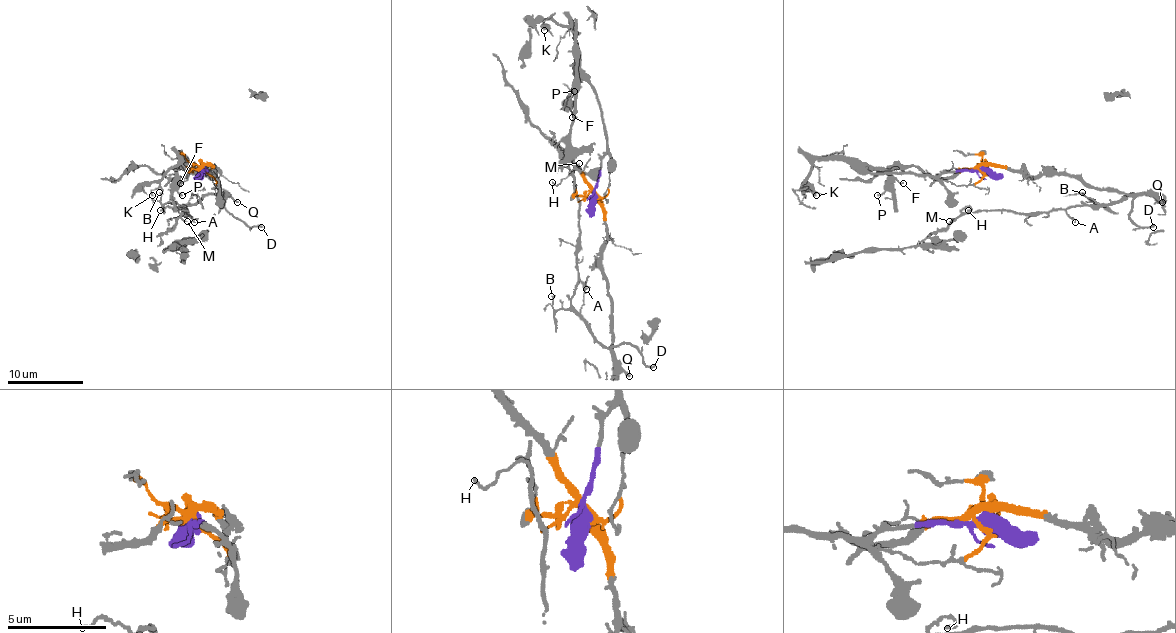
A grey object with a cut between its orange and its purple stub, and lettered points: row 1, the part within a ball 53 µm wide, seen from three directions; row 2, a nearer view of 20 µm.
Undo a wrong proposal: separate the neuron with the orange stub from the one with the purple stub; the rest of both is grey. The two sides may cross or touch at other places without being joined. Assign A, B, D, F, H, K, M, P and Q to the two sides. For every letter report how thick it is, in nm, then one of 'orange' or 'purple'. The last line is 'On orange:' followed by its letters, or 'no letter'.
A: 120 nm | orange
B: 150 nm | orange
D: 240 nm | orange
F: 130 nm | purple
H: 130 nm | orange
K: 160 nm | purple
M: 150 nm | orange
P: 140 nm | purple
Q: 220 nm | orange
On orange: A, B, D, H, M, Q

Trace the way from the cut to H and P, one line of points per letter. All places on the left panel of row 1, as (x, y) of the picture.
H: (203, 165), (215, 171), (209, 175), (215, 175), (218, 194), (179, 205), (186, 213), (167, 207), (160, 211)
P: (203, 165), (203, 169), (215, 175), (177, 171), (177, 186), (182, 196)

